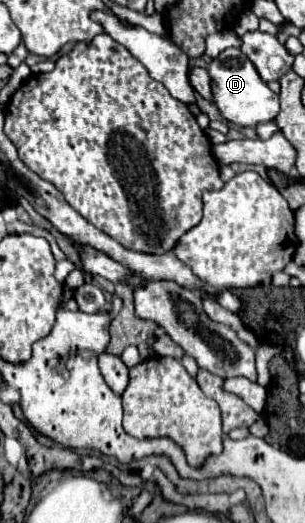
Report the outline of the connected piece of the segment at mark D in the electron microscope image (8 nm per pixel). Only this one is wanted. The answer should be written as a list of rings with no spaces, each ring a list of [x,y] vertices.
[[[227,48],[223,50],[211,64],[209,64],[209,76],[211,76],[211,90],[213,90],[213,102],[223,114],[225,120],[237,124],[237,126],[251,126],[269,122],[279,114],[279,98],[275,92],[269,90],[267,84],[259,78],[255,66],[251,60],[239,50],[239,48]]]

